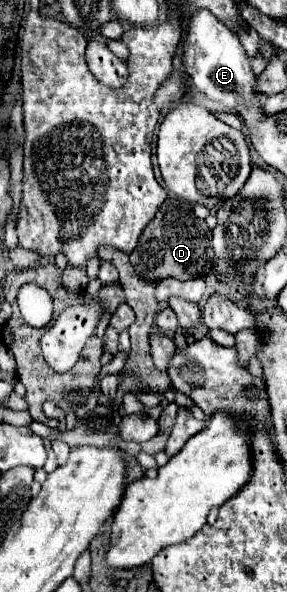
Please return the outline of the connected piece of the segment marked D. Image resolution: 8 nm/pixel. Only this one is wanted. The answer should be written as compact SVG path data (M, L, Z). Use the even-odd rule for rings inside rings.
M169 197L155 217L147 223L143 229L137 247L129 255L133 269L137 275L145 277L147 281L159 281L159 279L179 279L179 281L189 281L197 277L205 277L213 269L213 249L211 249L211 229L203 219L197 219L193 215L193 205Z

